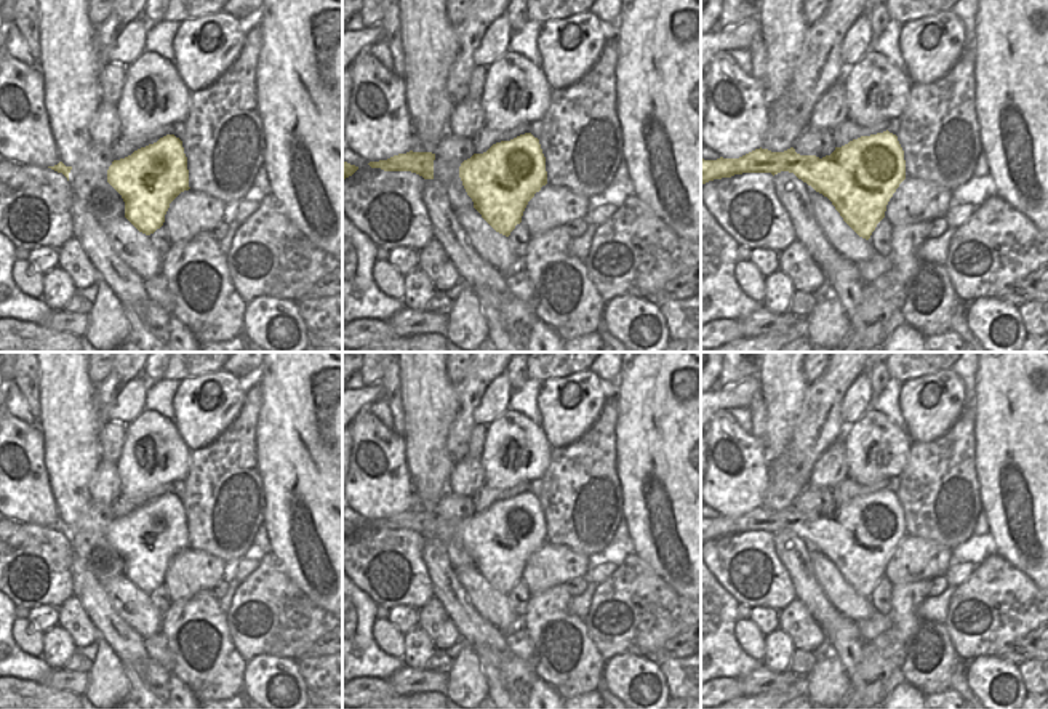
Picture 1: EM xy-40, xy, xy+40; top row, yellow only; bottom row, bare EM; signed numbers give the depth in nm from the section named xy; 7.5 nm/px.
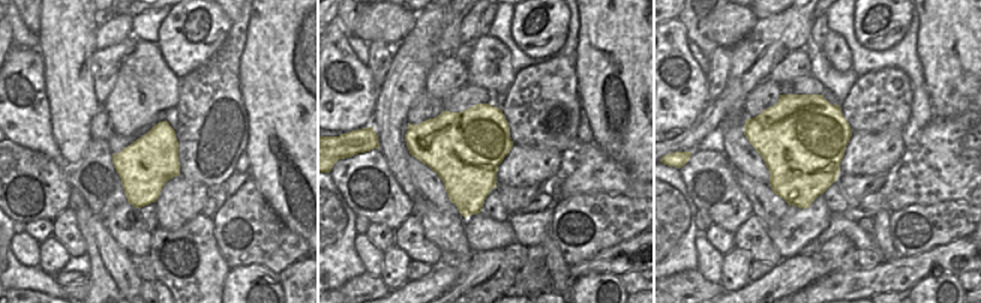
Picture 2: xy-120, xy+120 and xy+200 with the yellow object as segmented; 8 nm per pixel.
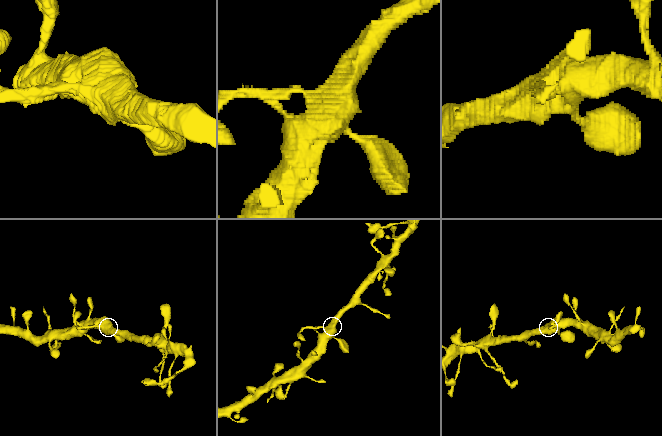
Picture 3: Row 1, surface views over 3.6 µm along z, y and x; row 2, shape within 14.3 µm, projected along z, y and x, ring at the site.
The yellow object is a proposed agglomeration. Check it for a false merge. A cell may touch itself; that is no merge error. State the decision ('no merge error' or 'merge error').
no merge error

